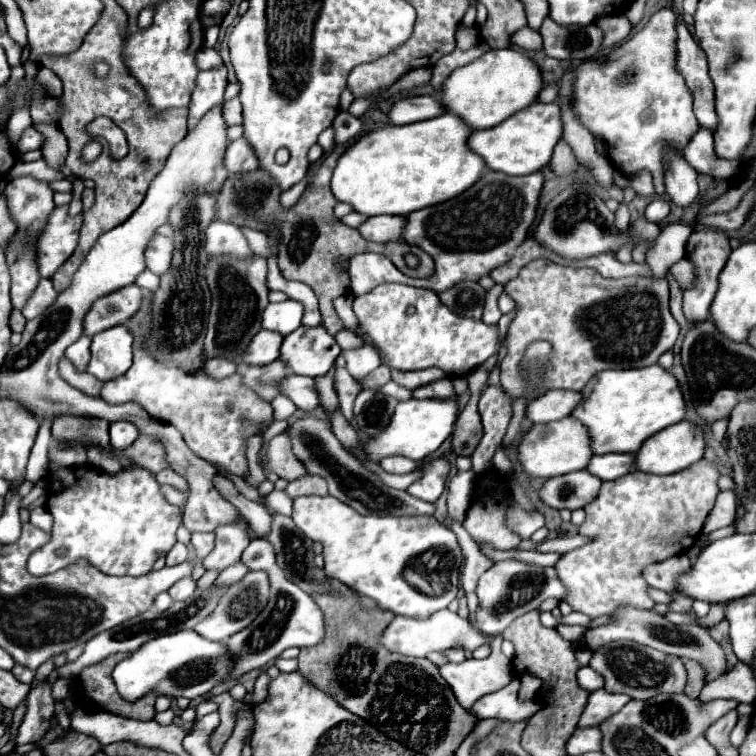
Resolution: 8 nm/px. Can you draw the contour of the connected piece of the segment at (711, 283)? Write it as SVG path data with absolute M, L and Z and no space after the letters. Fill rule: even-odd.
M699 227L697 231L691 233L691 237L687 241L687 257L697 267L697 281L695 281L693 289L685 291L685 301L683 301L683 313L689 319L689 323L705 321L709 317L709 307L711 307L711 301L713 301L713 297L717 293L717 285L719 285L717 277L719 277L721 269L725 267L729 253L731 253L731 247L729 247L729 237L725 235L725 231L719 231L719 229L715 231L711 227Z

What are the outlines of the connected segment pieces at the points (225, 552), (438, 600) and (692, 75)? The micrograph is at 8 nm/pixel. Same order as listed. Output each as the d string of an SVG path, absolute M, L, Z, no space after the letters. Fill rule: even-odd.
M223 525L215 529L215 535L215 549L203 559L203 567L223 571L241 559L241 553L249 545L249 537L245 533L245 525Z
M325 495L325 497L297 497L293 503L293 515L291 519L295 525L311 539L319 541L323 545L323 557L325 557L325 573L333 579L339 579L347 587L375 599L383 609L393 611L397 615L417 617L425 619L433 611L447 607L459 593L459 567L463 563L461 547L457 543L457 537L451 529L443 527L435 517L363 517L353 507L345 505L343 501L337 501L337 497ZM411 567L415 573L421 575L419 587L407 581L405 569ZM421 567L427 567L427 577L421 571ZM425 581L439 591L439 595L429 595L425 589Z
M677 23L677 69L685 77L687 87L695 99L695 115L701 127L715 131L719 117L715 113L715 95L713 83L707 73L705 51L697 45L685 25Z

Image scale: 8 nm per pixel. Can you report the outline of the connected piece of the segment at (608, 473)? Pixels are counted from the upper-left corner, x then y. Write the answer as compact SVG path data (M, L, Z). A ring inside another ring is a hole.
M611 453L605 457L593 457L587 471L603 481L623 477L635 469L635 453Z

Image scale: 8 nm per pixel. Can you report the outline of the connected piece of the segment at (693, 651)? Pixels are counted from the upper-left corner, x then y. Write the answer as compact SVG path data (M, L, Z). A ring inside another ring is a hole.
M621 605L621 609L617 609L617 613L609 615L609 623L603 627L597 627L593 631L585 633L585 641L589 645L589 649L597 649L609 641L635 641L639 645L657 649L661 653L669 653L669 655L677 655L677 657L691 657L695 661L699 661L703 665L703 669L707 671L707 681L717 679L719 675L725 673L725 657L723 651L719 647L719 643L715 643L705 627L697 627L697 625L673 625L669 623L663 615L655 613L653 609L637 609L637 607L627 607Z

